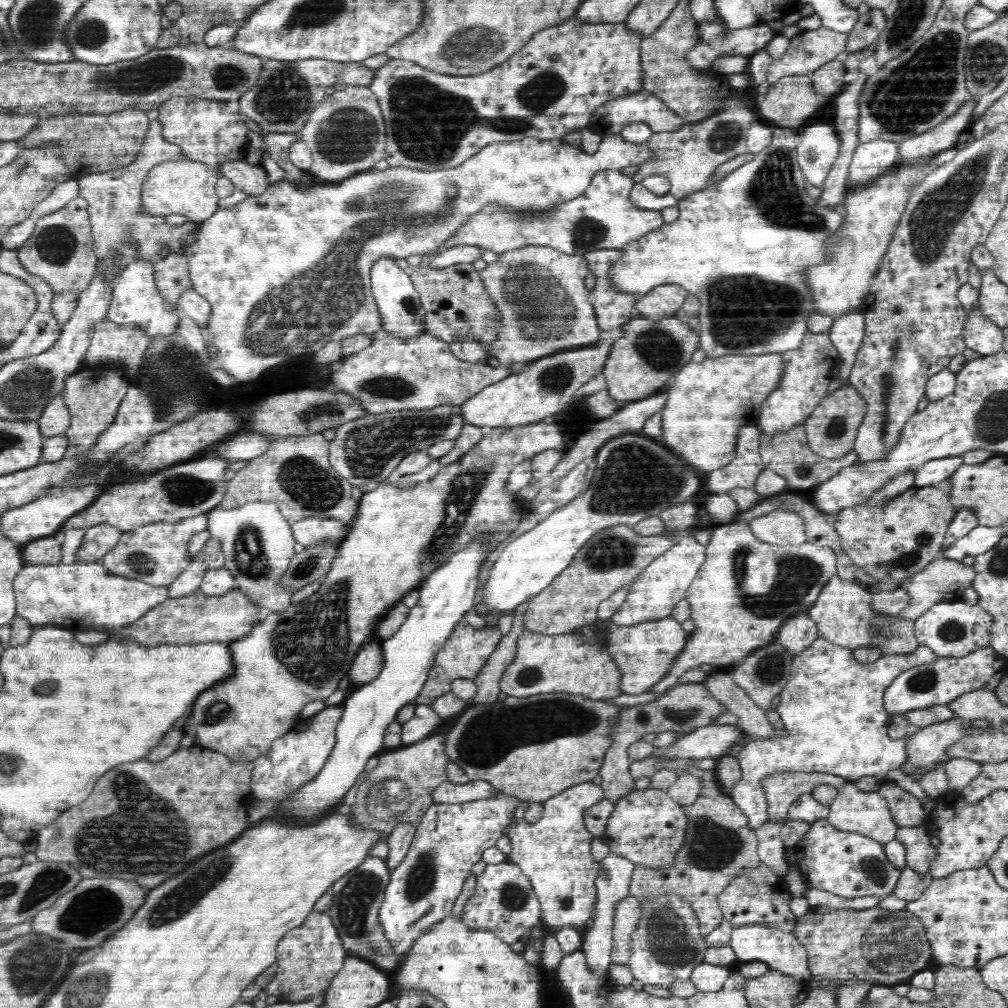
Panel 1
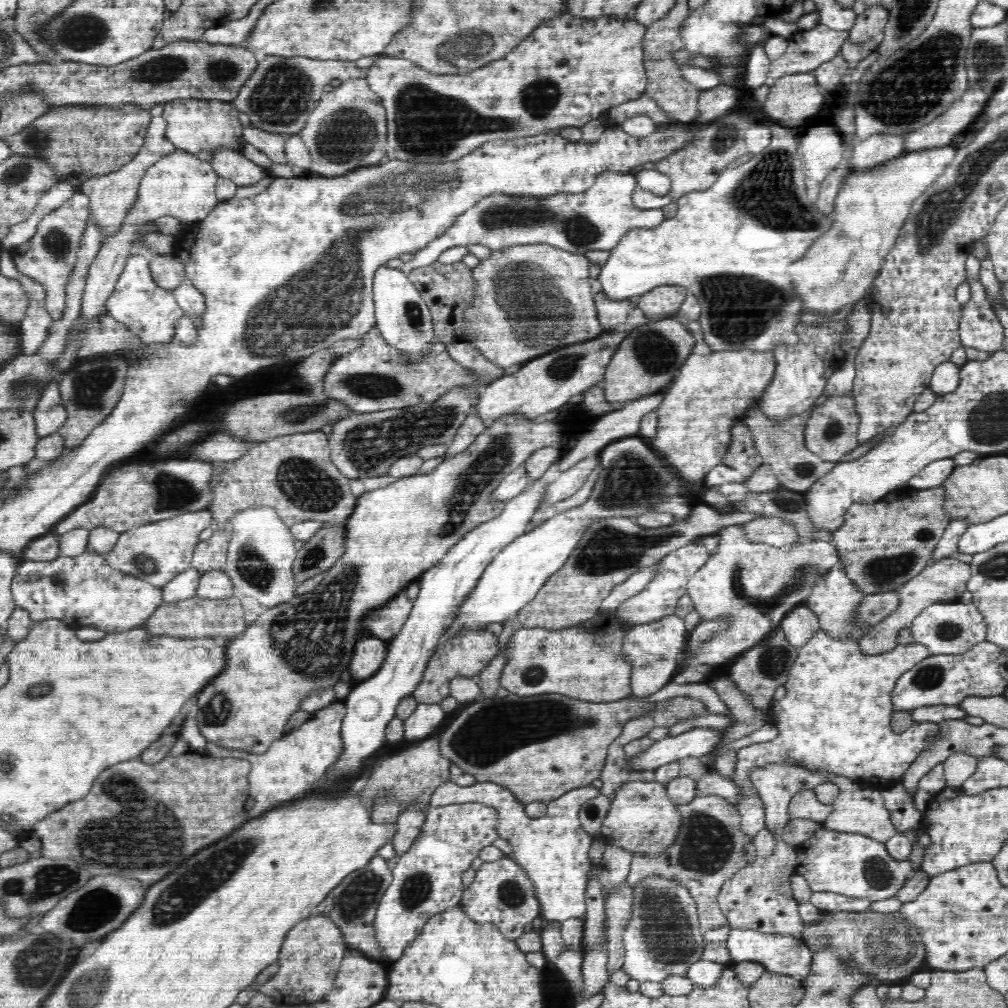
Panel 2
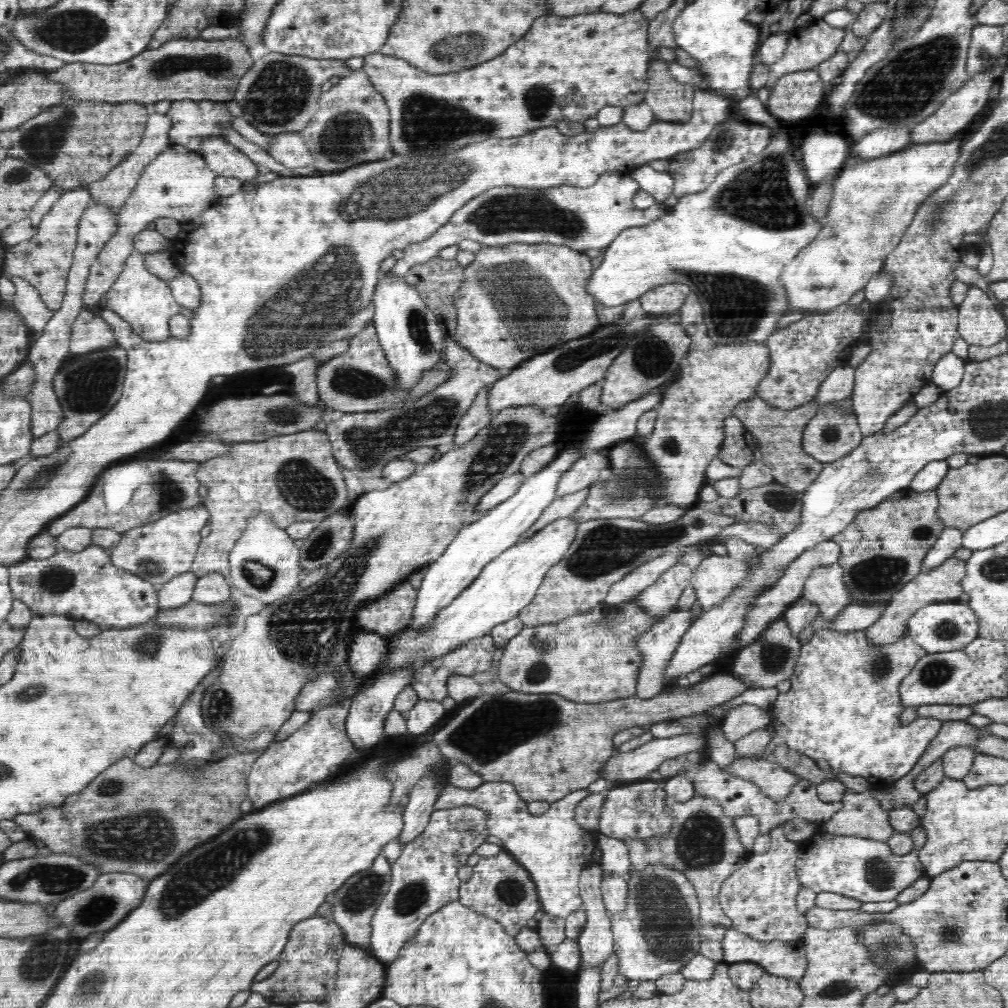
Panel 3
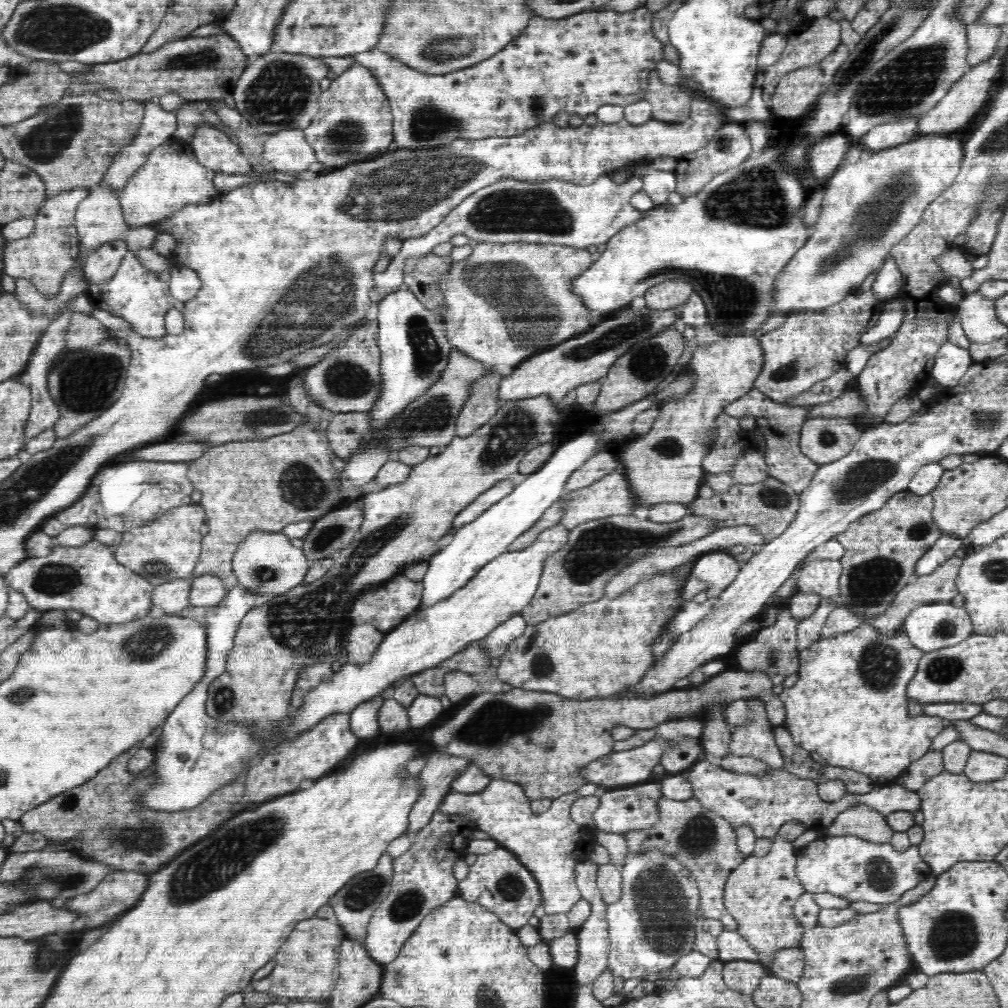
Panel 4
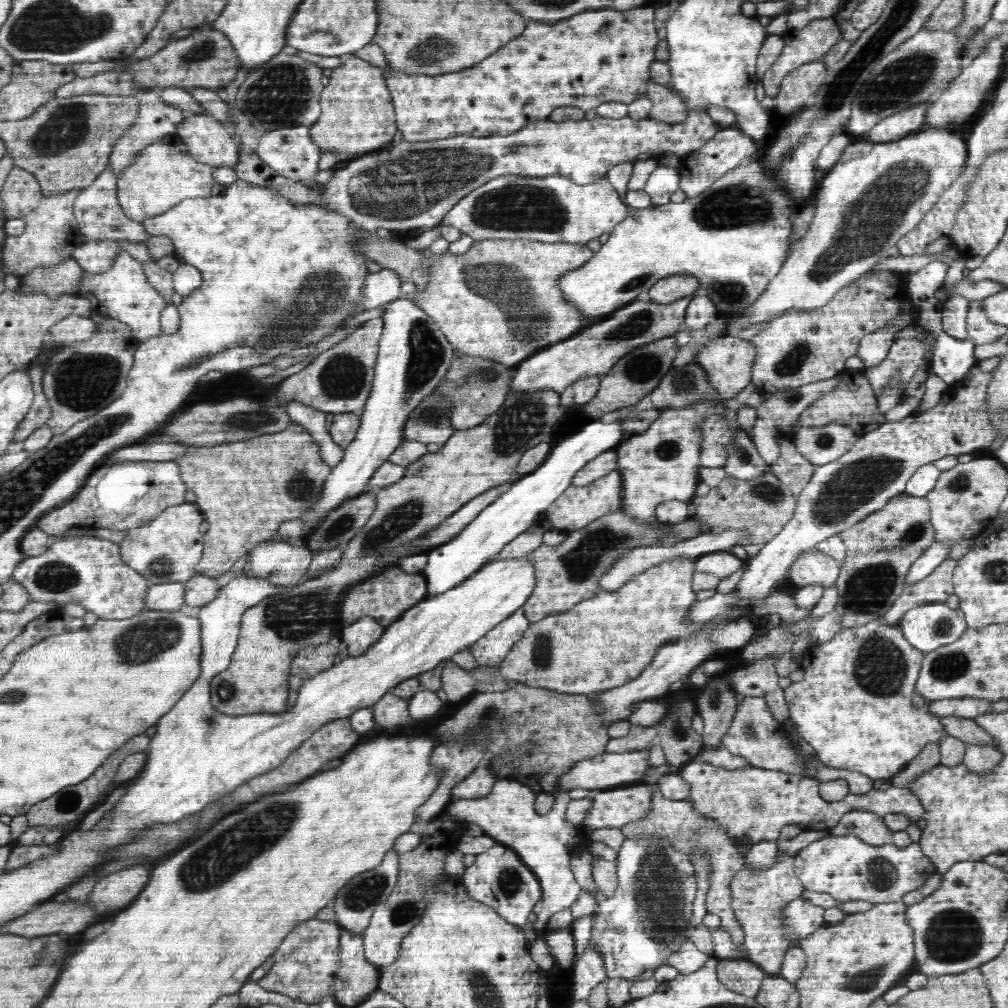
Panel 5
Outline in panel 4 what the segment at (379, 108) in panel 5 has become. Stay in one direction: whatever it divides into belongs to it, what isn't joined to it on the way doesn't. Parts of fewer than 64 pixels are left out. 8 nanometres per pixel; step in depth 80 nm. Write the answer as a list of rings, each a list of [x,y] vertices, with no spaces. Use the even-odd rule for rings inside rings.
[[[356,61],[349,69],[339,74],[331,83],[330,88],[319,96],[319,113],[314,120],[303,129],[308,144],[313,148],[315,157],[320,164],[328,168],[340,168],[352,162],[372,159],[387,152],[393,141],[393,114],[387,95],[380,89],[376,77]]]

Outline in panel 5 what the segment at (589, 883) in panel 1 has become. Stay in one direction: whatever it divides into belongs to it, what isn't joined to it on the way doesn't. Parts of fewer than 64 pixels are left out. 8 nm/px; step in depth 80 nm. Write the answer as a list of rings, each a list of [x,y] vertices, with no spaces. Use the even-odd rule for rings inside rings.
[[[508,779],[497,780],[492,792],[484,798],[470,800],[452,799],[444,813],[452,815],[463,822],[478,824],[498,844],[514,850],[519,859],[530,868],[541,884],[542,899],[540,910],[534,923],[530,923],[541,936],[546,928],[548,919],[579,900],[581,888],[570,869],[570,854],[582,850],[587,845],[587,838],[581,826],[568,823],[566,812],[572,801],[570,794],[561,793],[555,796],[556,802],[548,814],[540,815],[535,812],[535,798],[528,786]]]

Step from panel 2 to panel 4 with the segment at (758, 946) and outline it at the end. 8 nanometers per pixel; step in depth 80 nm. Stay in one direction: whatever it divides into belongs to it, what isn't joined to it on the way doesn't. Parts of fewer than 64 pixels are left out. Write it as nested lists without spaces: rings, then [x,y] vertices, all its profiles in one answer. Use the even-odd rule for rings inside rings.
[[[724,929],[716,937],[716,943],[718,943],[718,958],[720,961],[746,960],[756,963],[762,962],[760,953],[737,930]],[[801,947],[777,950],[772,953],[772,958],[768,966],[769,973],[794,983],[804,974],[805,954]]]

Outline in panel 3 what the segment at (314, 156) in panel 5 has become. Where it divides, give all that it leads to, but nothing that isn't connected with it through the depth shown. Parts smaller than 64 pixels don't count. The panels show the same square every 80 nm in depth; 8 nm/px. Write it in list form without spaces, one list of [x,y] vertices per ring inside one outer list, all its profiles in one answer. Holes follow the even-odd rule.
[[[286,132],[272,136],[268,153],[286,168],[310,166],[314,157],[300,132]]]

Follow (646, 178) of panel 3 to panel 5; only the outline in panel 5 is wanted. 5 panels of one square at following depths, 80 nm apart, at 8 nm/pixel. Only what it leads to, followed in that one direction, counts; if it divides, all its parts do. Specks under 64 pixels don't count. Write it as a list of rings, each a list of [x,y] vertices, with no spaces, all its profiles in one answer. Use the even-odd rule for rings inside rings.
[[[656,167],[650,174],[643,191],[651,198],[654,205],[665,205],[670,202],[670,196],[679,188],[679,170],[677,167]]]

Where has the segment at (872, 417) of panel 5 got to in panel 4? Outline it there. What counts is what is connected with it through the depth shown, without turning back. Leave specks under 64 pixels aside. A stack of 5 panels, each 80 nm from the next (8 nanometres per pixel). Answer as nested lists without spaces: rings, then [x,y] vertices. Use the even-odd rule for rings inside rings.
[[[854,380],[848,383],[844,392],[832,402],[824,402],[824,404],[814,405],[808,410],[808,420],[814,420],[816,417],[826,418],[847,418],[861,431],[868,430],[866,428],[865,414],[866,401],[863,394],[859,392],[859,386]]]

